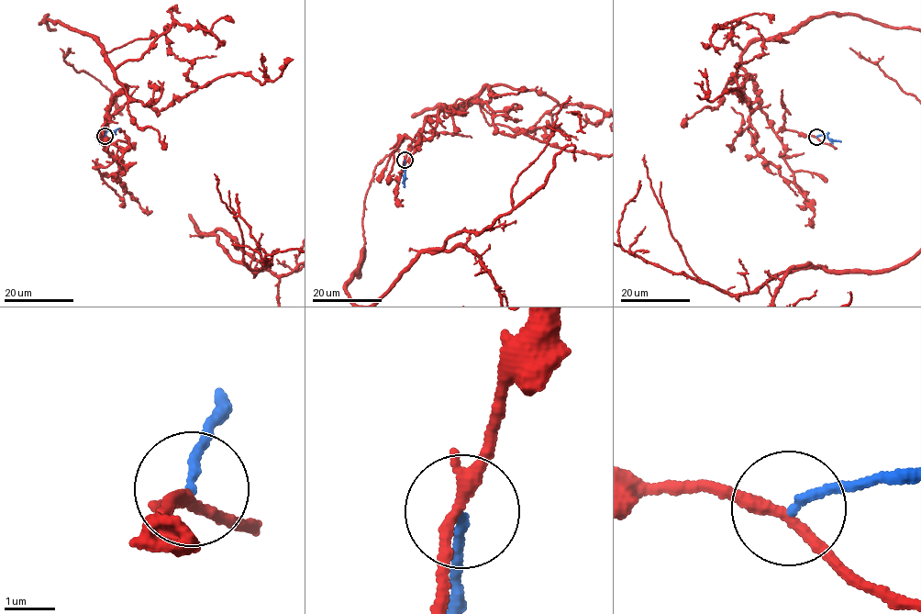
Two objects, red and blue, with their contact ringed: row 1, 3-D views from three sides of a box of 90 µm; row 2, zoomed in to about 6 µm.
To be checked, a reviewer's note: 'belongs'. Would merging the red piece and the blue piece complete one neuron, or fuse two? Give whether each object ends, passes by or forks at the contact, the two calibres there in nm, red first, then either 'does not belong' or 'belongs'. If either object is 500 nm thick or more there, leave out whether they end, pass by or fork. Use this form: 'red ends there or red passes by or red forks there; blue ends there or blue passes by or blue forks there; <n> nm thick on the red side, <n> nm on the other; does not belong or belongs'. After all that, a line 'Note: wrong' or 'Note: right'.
red passes by; blue ends there; 240 nm thick on the red side, 160 nm on the other; does not belong
Note: wrong

